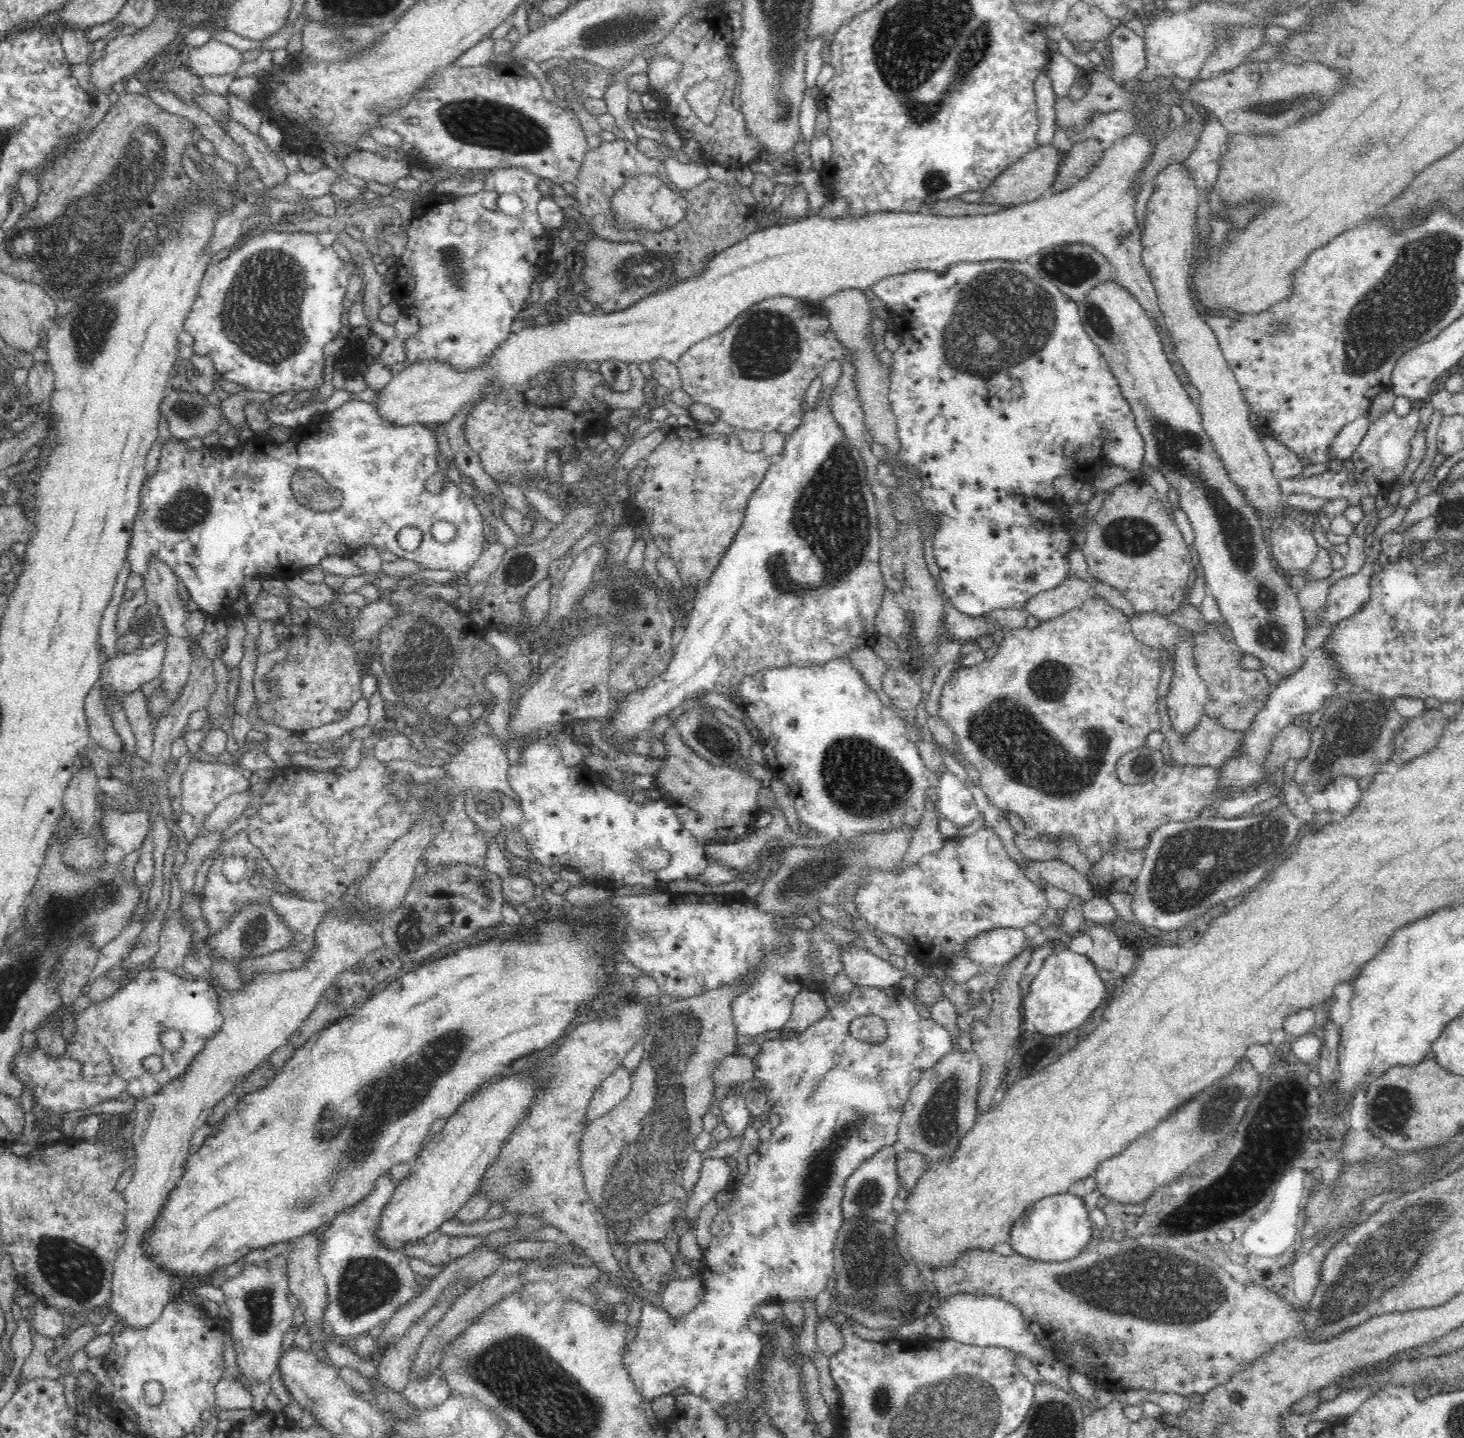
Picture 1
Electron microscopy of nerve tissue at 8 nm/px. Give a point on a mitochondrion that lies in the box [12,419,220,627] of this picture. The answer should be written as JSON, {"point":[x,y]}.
{"point":[188,511]}

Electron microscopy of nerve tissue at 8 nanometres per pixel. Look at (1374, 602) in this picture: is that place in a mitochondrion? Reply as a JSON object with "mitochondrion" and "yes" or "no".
{"mitochondrion":"no"}

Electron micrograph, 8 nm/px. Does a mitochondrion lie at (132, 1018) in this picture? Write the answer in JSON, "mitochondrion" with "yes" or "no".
{"mitochondrion":"yes"}

